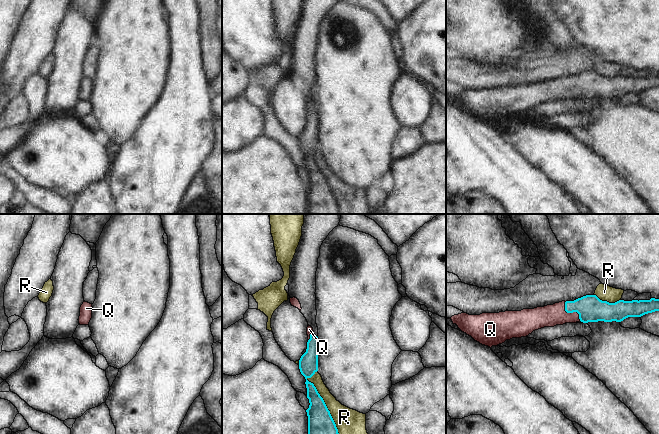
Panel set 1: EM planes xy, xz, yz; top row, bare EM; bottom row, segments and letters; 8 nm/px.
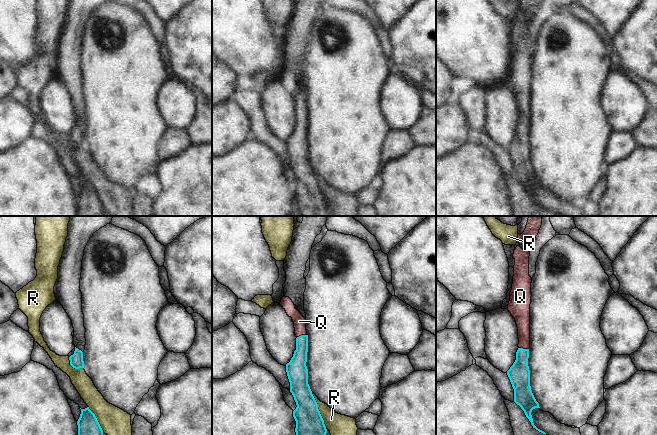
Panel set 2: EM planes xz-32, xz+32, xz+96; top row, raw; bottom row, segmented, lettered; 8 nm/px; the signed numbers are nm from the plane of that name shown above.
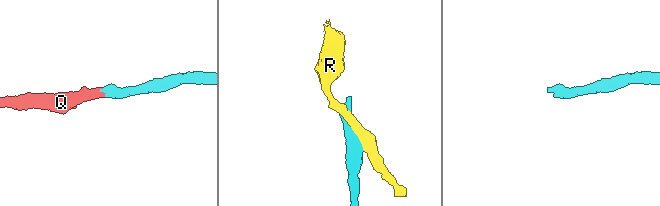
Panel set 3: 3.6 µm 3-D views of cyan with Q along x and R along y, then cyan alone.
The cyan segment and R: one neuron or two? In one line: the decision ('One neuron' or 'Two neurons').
Two neurons

